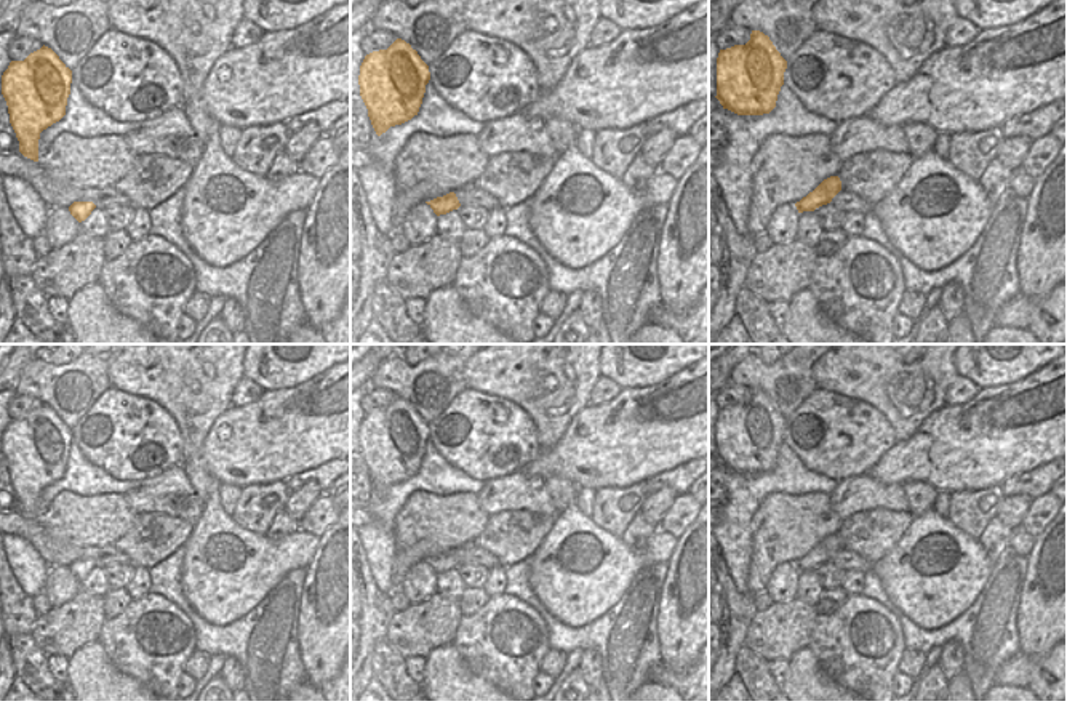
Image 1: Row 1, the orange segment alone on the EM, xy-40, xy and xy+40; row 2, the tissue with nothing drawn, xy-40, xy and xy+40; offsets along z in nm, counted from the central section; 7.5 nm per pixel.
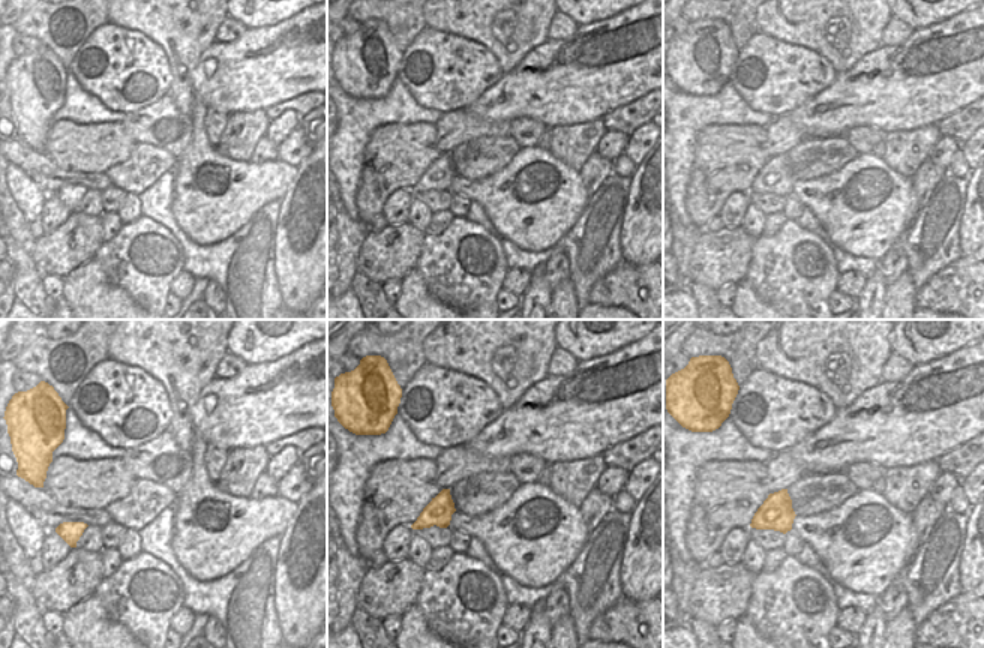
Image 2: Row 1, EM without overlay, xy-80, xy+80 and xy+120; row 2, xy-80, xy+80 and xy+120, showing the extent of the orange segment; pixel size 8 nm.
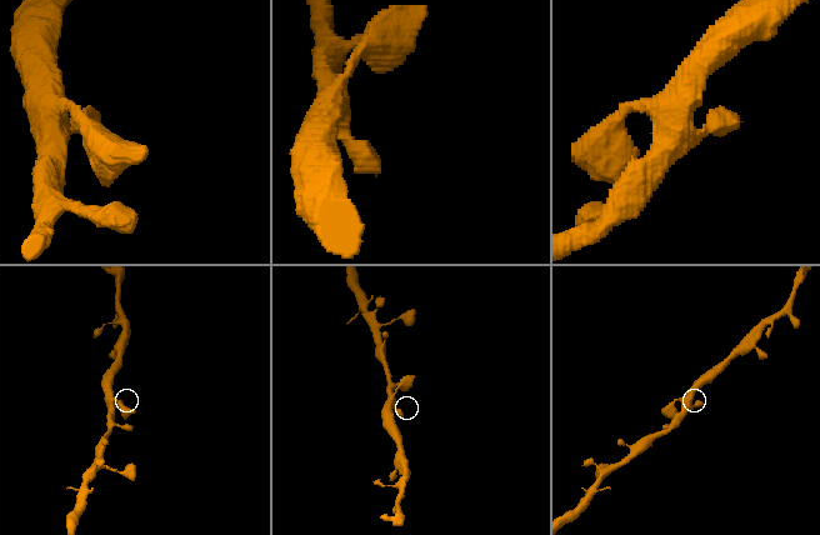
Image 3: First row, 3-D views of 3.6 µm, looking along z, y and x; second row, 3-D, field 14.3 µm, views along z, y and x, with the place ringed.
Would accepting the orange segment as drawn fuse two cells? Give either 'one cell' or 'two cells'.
one cell

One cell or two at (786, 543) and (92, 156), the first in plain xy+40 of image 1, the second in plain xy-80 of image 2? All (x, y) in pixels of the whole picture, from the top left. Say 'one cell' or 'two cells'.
one cell

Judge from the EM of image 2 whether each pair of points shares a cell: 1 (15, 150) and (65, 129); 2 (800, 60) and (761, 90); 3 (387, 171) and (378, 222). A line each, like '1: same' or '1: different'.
1: different
2: same
3: different

